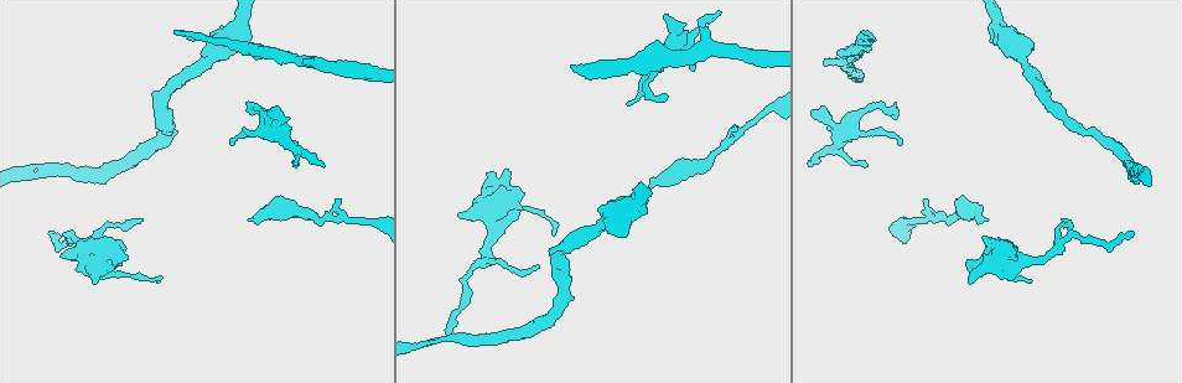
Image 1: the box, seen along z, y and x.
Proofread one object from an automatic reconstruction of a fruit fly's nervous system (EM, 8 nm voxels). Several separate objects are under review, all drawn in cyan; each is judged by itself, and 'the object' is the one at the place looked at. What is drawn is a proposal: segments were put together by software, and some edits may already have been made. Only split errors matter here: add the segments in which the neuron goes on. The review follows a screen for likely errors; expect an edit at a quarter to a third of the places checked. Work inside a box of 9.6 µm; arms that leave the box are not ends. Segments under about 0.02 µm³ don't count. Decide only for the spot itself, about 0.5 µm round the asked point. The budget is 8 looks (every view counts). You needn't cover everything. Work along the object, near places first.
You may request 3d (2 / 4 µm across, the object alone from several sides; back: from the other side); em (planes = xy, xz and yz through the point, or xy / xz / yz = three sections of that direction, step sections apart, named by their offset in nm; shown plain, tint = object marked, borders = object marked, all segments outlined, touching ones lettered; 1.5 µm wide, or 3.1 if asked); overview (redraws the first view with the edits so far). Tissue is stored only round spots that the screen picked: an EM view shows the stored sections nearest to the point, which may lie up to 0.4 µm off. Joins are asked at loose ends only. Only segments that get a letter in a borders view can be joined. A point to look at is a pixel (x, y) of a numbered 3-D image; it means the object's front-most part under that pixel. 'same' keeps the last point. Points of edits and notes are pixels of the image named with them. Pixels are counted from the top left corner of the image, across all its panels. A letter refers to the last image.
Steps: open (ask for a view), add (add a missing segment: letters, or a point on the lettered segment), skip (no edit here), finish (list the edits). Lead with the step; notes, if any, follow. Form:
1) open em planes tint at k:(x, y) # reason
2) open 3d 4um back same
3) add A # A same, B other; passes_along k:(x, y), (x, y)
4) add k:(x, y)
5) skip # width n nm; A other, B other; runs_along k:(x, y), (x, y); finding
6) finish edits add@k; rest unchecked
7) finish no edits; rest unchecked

open em planes borders at 1:(230, 144) # thin end

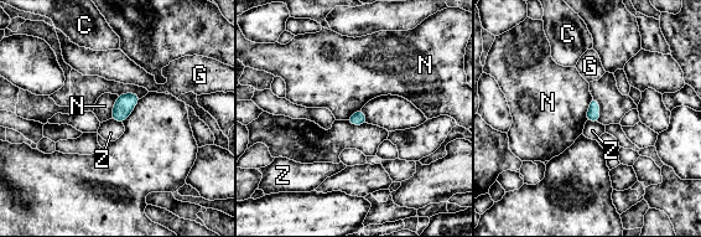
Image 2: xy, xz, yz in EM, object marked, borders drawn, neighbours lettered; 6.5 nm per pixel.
skip # C other, G other, N other, Z other; border 2:(586, 120), (597, 123); no lettered segment goes on from it

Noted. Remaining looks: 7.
open em planes borders at 1:(336, 199) # thin end

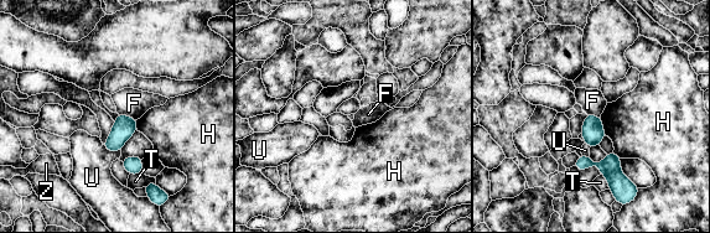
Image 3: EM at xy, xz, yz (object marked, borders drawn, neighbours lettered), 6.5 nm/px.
skip # width 150 nm; F other, H other, T other, U other, Z other; border 3:(118, 113), (136, 119); none of them fits

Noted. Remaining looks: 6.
open 3d 2um at 1:(692, 71) # tapers out

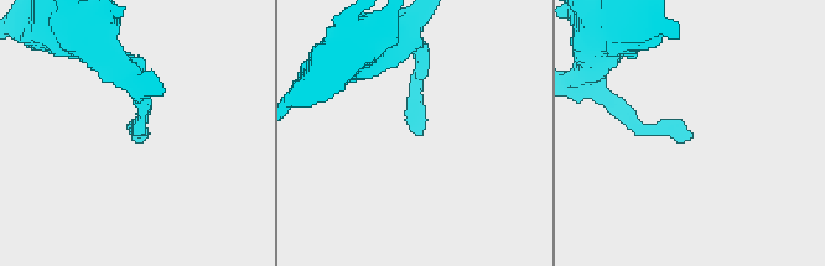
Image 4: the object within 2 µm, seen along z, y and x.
open em planes borders at 4:(143, 131)

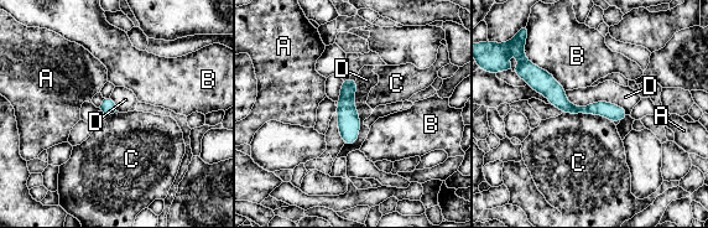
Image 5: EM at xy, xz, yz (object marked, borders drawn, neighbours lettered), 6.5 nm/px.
skip # A other, B other, C other, D other; border 5:(357, 79), (359, 135), (345, 145); none of them fits

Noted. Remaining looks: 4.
finish no edits; rest unchecked

